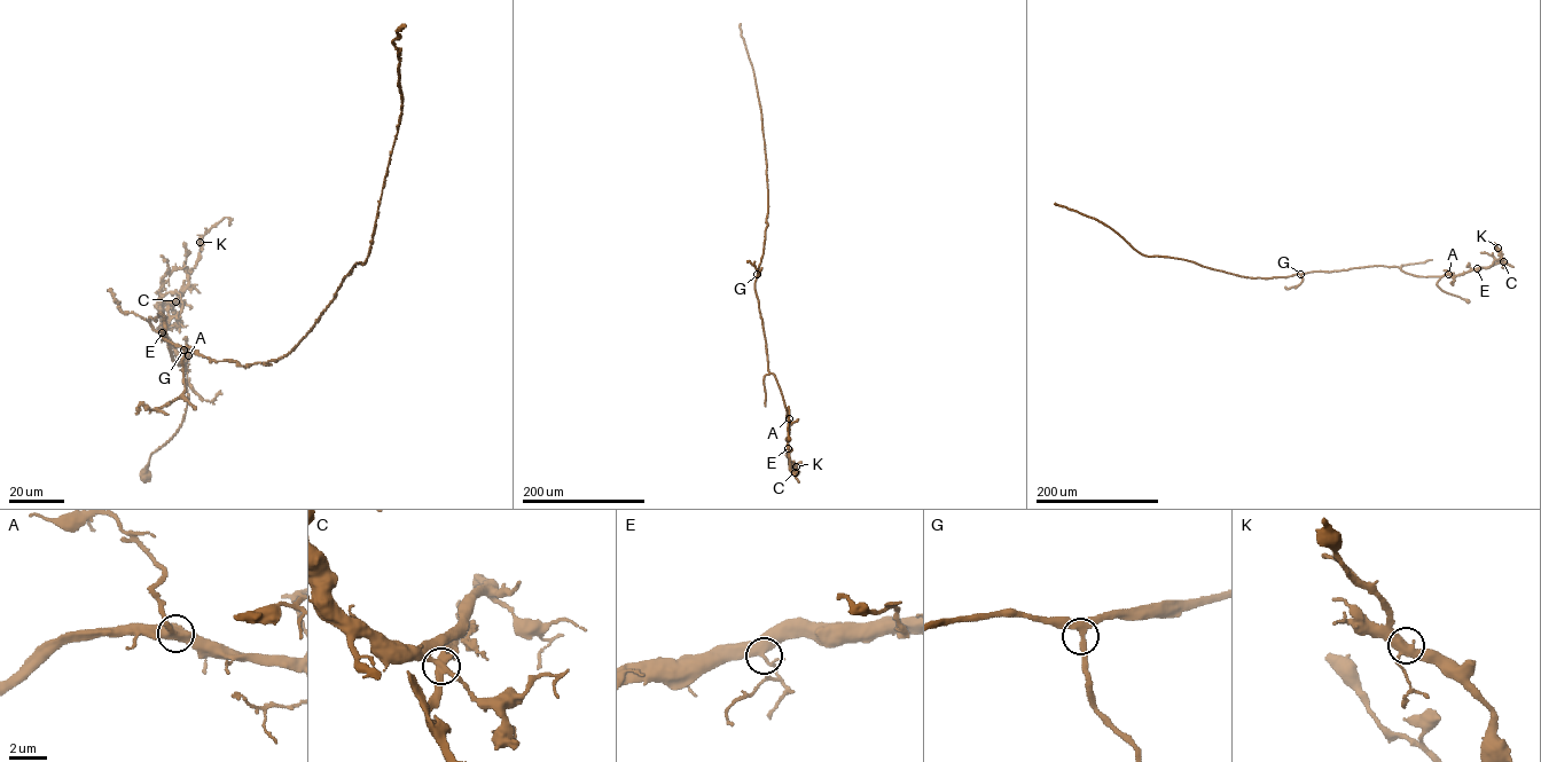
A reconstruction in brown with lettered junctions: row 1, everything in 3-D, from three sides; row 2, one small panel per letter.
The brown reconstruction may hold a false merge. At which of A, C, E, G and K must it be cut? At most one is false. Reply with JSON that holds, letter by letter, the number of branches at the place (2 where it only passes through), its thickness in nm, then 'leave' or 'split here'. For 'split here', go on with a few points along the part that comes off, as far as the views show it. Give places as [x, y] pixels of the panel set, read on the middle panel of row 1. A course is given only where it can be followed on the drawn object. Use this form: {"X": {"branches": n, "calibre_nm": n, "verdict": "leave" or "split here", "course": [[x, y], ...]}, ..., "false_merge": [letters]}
{"A": {"branches": 3, "calibre_nm": 440, "verdict": "leave"}, "C": {"branches": 4, "calibre_nm": 400, "verdict": "split here"}, "E": {"branches": 4, "calibre_nm": 420, "verdict": "leave"}, "G": {"branches": 3, "calibre_nm": 320, "verdict": "leave"}, "K": {"branches": 3, "calibre_nm": 400, "verdict": "leave"}, "false_merge": ["C"]}

